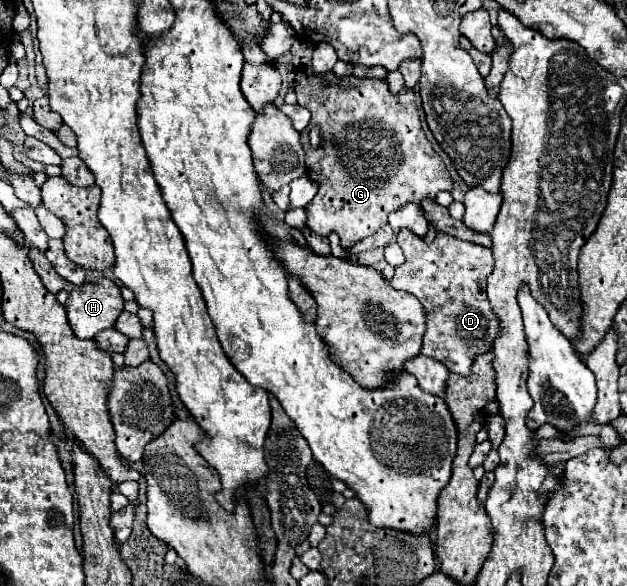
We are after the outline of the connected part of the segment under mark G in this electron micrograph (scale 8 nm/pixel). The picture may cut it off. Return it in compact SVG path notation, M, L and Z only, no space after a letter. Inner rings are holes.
M325 74L325 78L331 80L329 86L321 84L323 76L315 76L307 86L295 86L297 104L311 112L311 124L301 132L301 144L307 154L307 174L319 186L305 212L307 226L315 234L329 236L335 232L339 244L349 250L385 226L389 212L405 204L421 206L425 198L435 200L441 190L451 192L453 180L421 128L411 88L391 94L385 80L349 78L355 86L343 90L339 88L341 78L335 74ZM313 126L321 130L319 148L309 144Z

